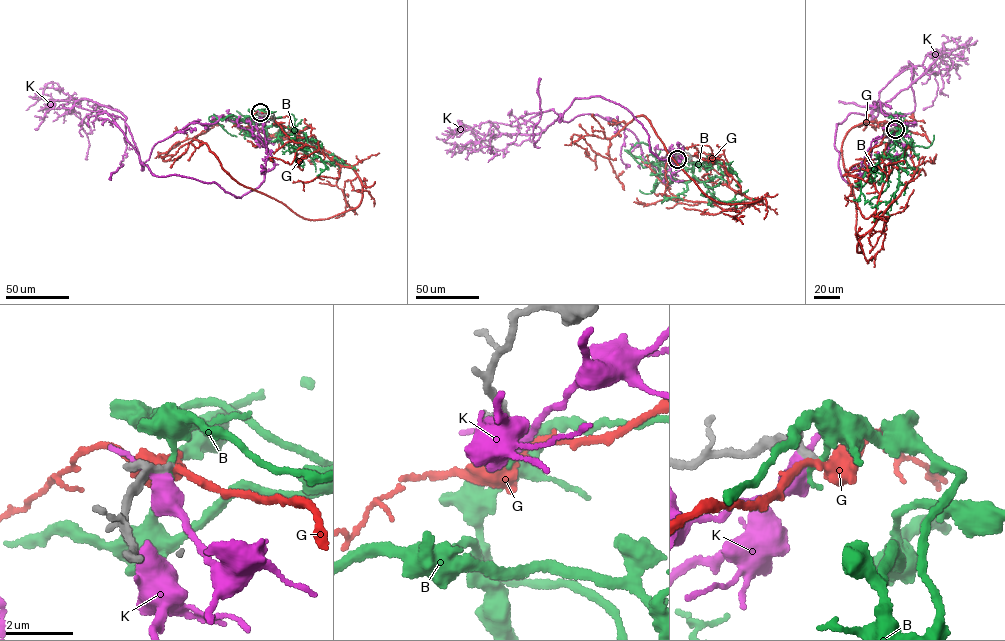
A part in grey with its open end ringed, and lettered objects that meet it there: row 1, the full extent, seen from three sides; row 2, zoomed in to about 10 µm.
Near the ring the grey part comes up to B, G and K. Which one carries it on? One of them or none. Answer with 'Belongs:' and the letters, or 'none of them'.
Belongs: none of them

